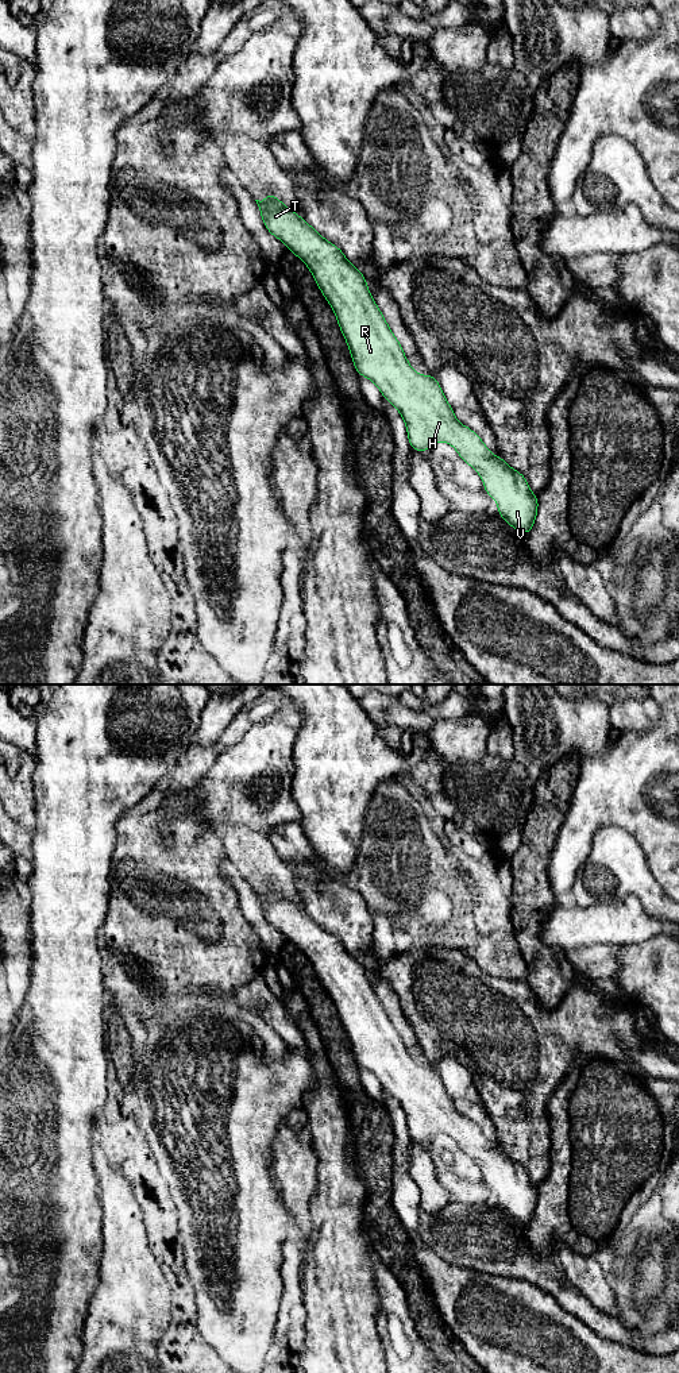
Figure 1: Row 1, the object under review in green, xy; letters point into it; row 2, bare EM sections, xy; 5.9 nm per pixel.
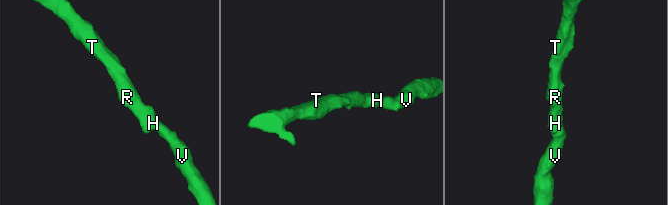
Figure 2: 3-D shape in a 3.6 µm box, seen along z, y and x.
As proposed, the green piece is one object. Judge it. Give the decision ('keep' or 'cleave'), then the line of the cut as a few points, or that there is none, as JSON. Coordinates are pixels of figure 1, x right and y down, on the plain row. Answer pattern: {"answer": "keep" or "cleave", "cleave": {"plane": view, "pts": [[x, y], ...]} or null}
{"answer": "keep", "cleave": null}

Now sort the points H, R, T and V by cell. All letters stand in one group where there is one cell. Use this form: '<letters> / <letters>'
H R T V

